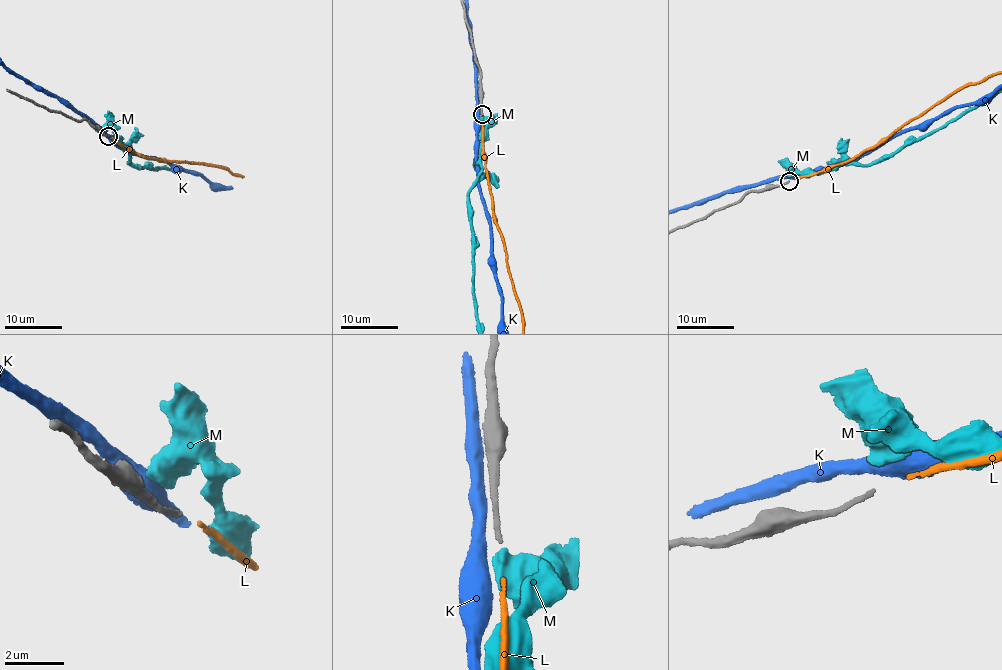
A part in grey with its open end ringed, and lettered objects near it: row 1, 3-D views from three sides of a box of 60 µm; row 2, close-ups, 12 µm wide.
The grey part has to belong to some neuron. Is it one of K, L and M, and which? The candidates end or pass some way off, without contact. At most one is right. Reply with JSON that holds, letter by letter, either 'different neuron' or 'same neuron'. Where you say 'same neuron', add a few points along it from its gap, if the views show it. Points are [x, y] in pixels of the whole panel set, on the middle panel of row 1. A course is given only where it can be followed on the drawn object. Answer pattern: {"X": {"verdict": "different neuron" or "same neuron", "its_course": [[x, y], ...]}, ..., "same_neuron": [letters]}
{"K": {"verdict": "different neuron"}, "L": {"verdict": "same neuron"}, "M": {"verdict": "different neuron"}, "same_neuron": ["L"]}

